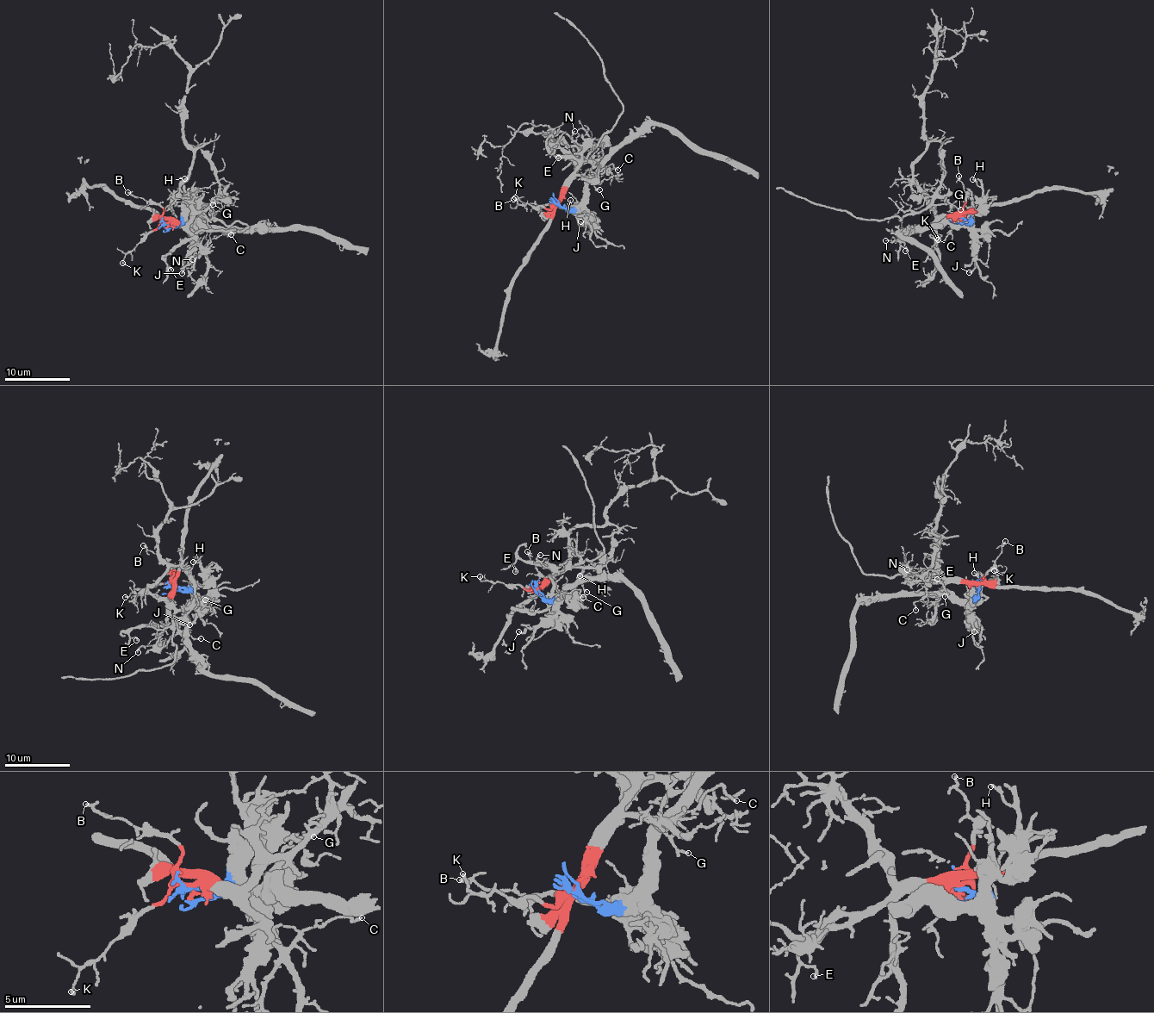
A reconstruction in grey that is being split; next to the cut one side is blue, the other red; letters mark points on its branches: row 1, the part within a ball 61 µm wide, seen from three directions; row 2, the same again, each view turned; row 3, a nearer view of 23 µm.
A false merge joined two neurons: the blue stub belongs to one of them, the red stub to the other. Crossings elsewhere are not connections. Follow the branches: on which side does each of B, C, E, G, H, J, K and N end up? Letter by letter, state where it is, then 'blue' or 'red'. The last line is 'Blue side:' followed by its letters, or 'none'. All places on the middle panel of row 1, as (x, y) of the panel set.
B: at (513, 199); red
C: at (617, 170); red
E: at (558, 158); red
G: at (599, 189); red
H: at (570, 200); blue
J: at (580, 221); blue
K: at (515, 197); red
N: at (574, 131); red
Blue side: H, J

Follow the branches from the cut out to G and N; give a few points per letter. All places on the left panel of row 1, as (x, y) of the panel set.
G: (167, 225), (183, 224), (209, 208), (205, 204), (214, 205)
N: (167, 225), (184, 228), (199, 244), (197, 254), (189, 257), (193, 259)

